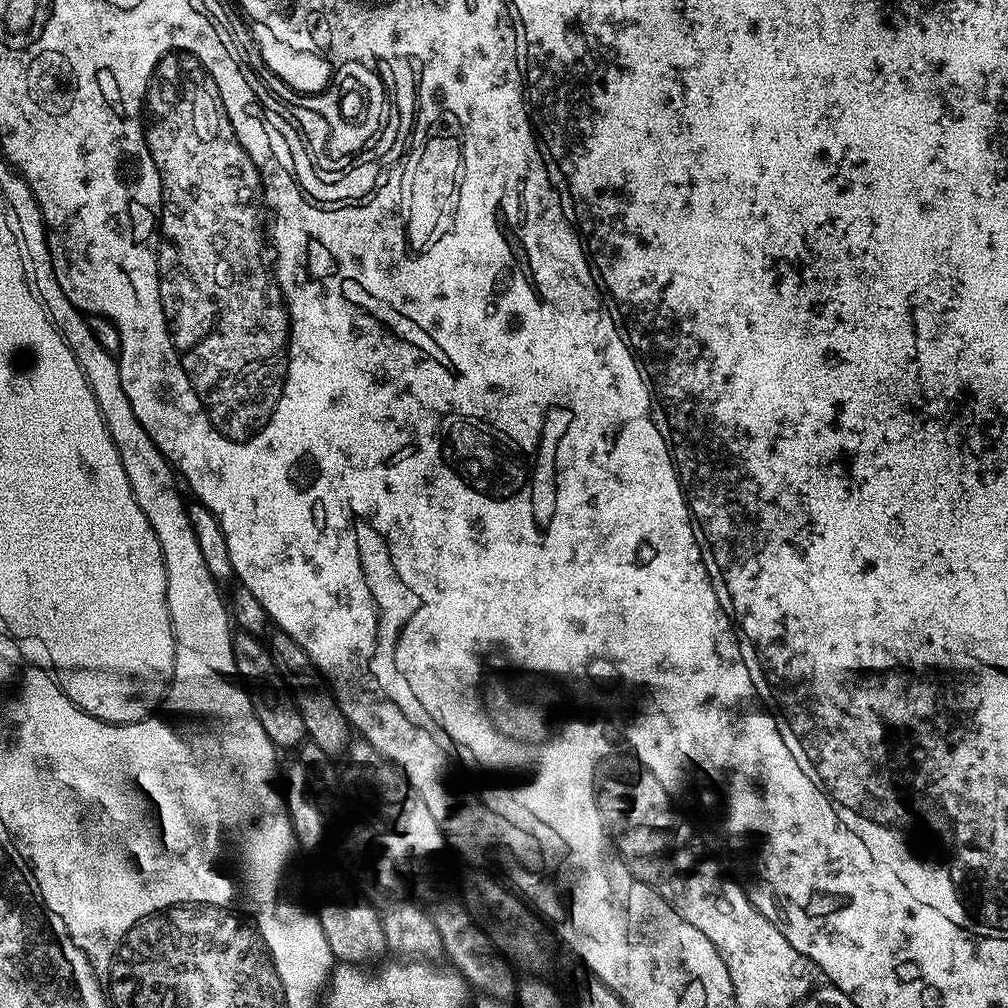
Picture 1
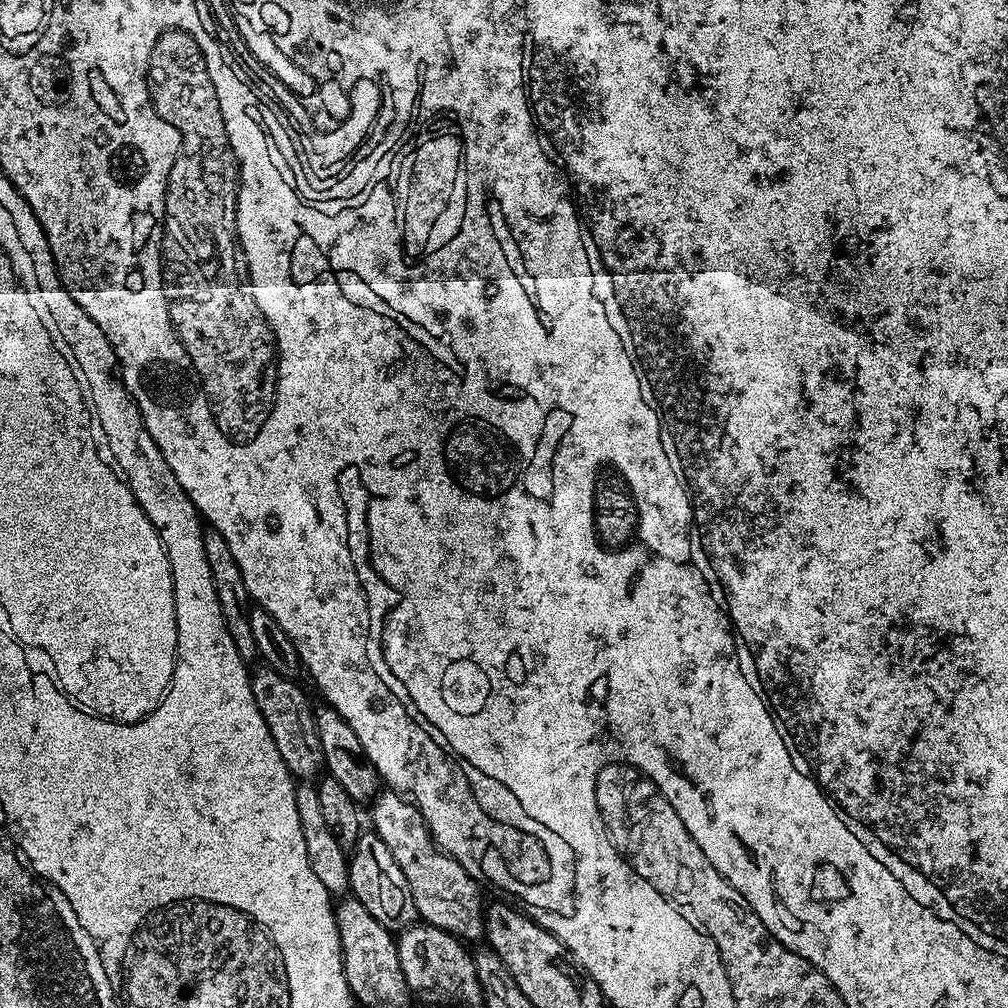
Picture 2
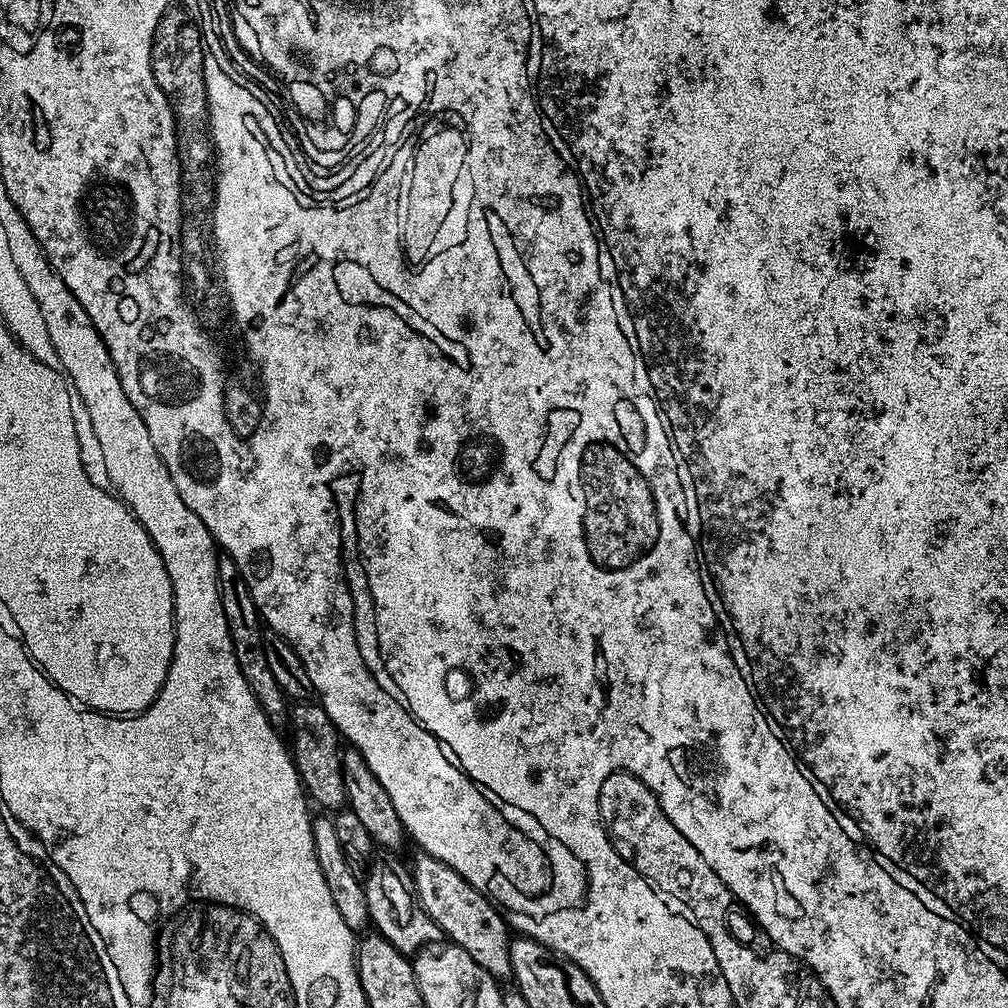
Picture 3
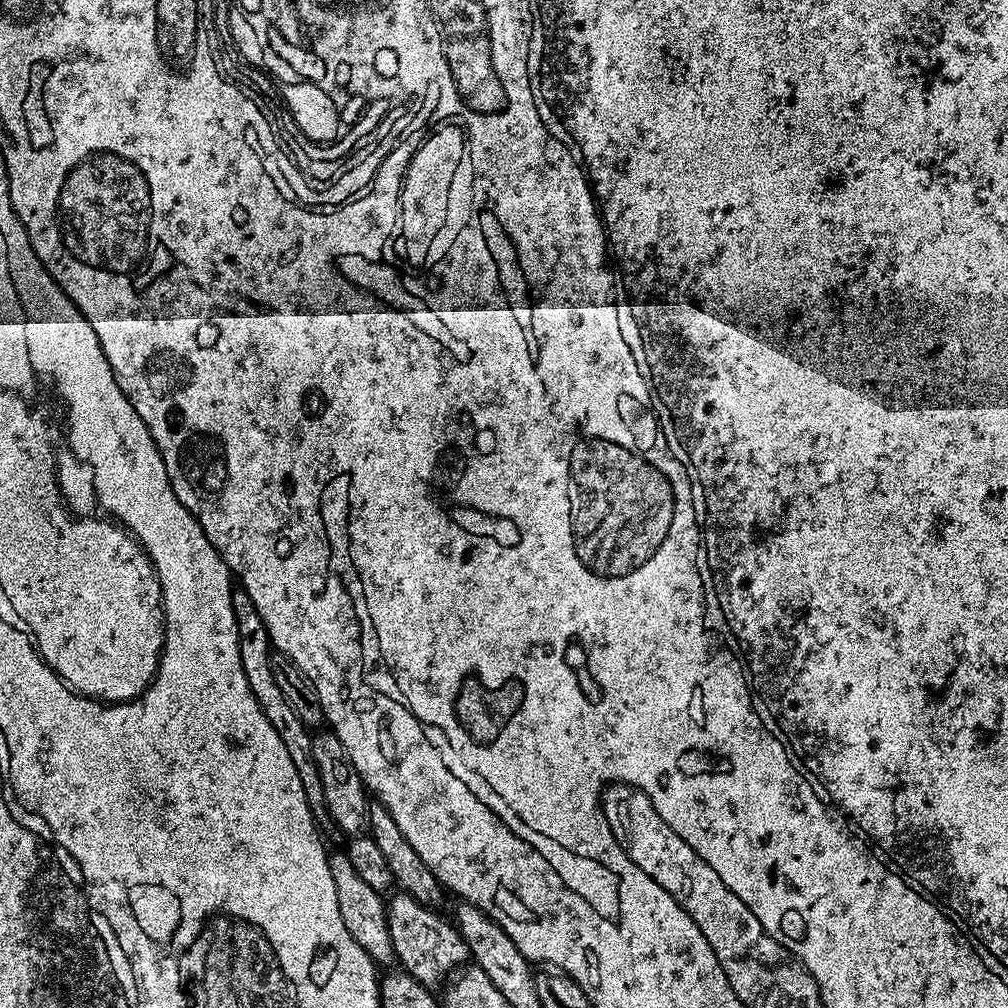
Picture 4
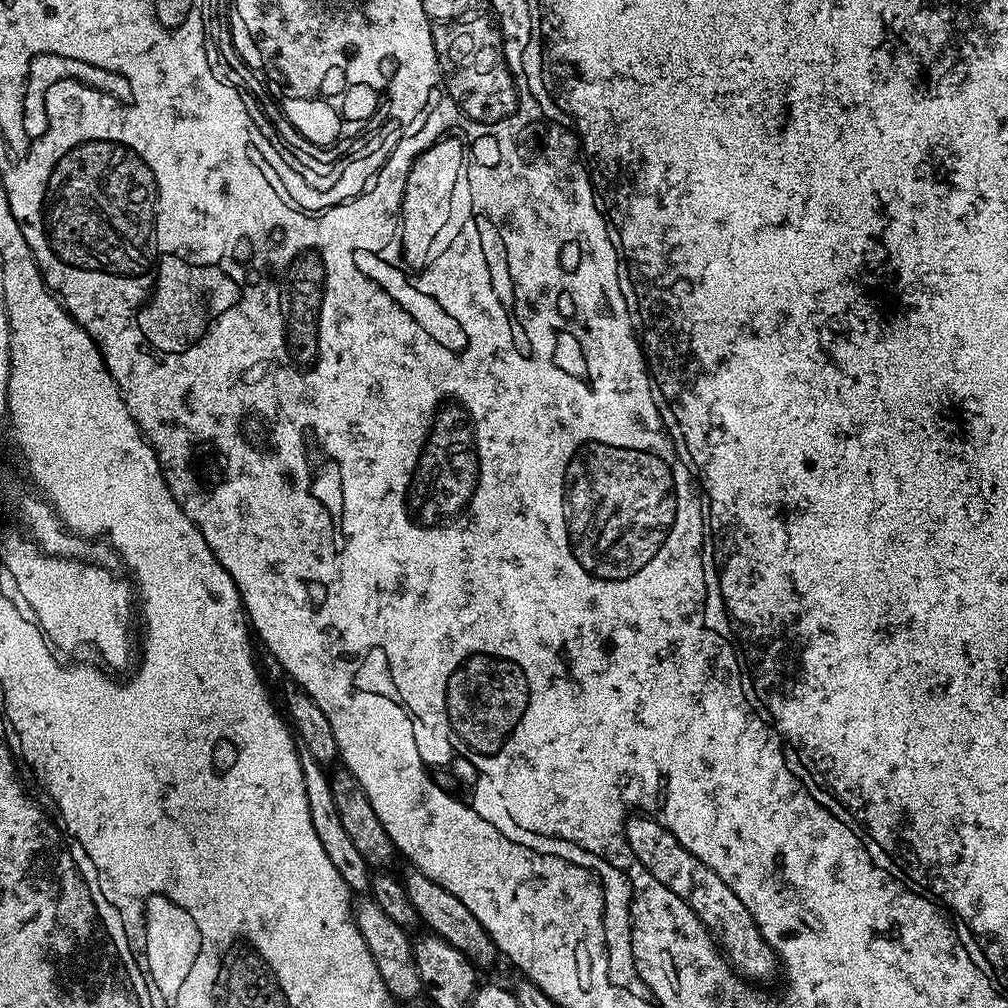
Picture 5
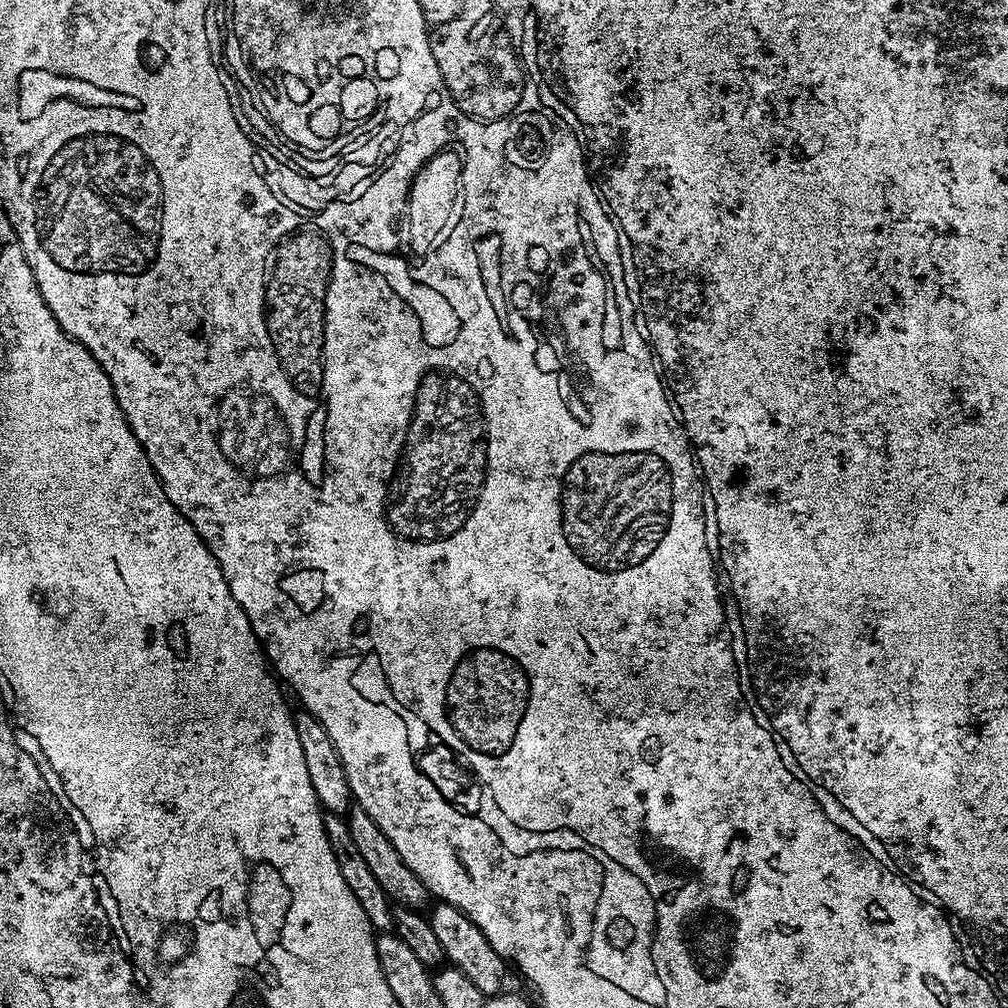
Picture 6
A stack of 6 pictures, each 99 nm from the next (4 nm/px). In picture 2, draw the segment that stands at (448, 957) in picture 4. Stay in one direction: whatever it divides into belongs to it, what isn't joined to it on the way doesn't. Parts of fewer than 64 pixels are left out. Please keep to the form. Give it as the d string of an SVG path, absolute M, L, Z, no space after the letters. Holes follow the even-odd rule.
M371 830L361 831L350 854L348 886L355 900L362 902L362 906L366 906L366 910L370 910L370 914L374 914L374 918L378 918L378 922L382 922L382 926L386 926L388 932L399 934L417 923L410 882L406 882L406 874L402 874L398 862L394 862L394 854L390 854L386 842L382 842L382 838L378 838Z

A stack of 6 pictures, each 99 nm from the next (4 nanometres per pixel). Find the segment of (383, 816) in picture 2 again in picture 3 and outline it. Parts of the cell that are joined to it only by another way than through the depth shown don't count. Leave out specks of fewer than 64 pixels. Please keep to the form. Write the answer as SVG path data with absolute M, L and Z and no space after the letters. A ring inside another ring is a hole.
M417 851L416 857L410 860L410 875L416 887L416 897L420 905L434 918L441 933L451 943L462 946L482 970L486 970L498 982L507 981L512 974L510 962L510 946L512 940L508 936L508 924L503 920L501 909L488 897L483 896L458 870L450 870L446 862L438 862L430 854Z

